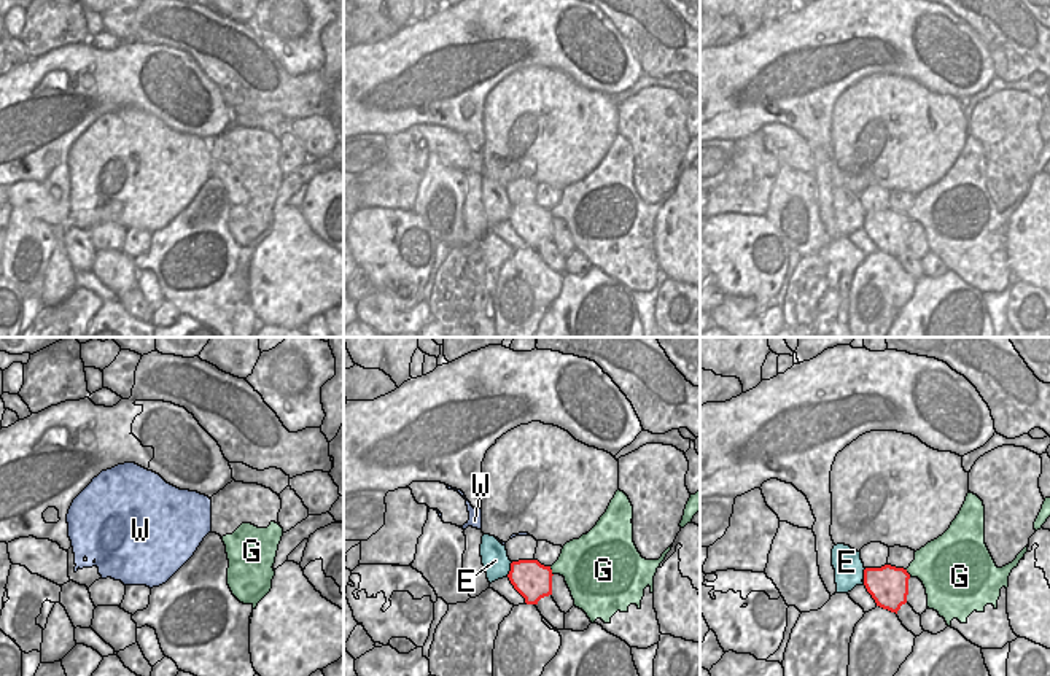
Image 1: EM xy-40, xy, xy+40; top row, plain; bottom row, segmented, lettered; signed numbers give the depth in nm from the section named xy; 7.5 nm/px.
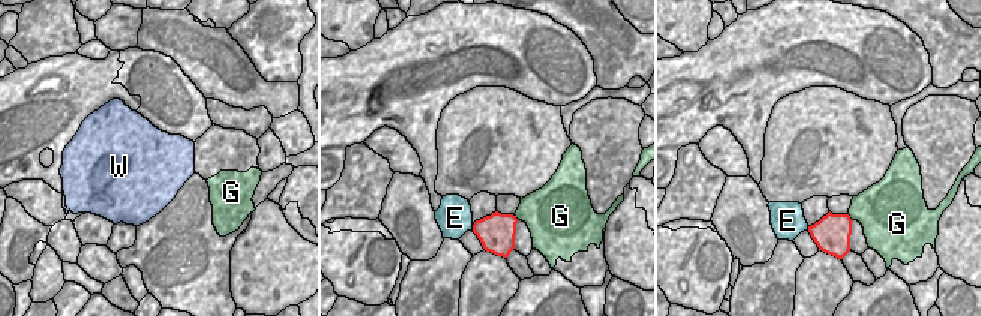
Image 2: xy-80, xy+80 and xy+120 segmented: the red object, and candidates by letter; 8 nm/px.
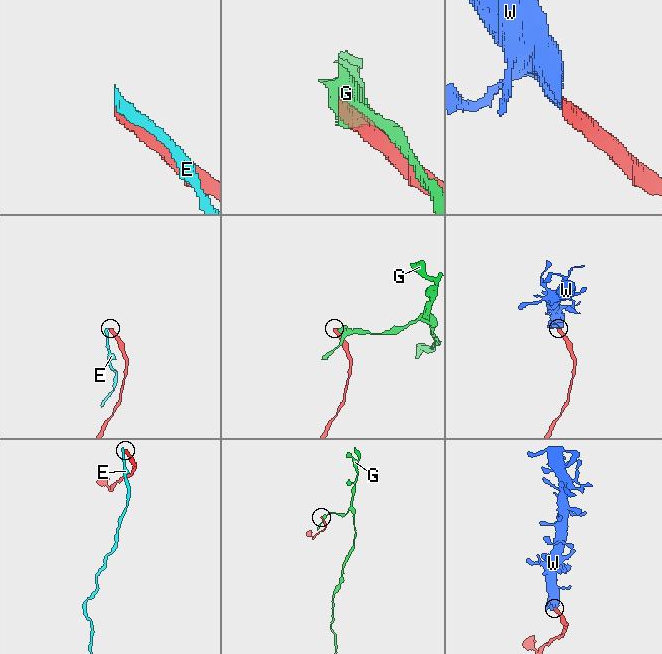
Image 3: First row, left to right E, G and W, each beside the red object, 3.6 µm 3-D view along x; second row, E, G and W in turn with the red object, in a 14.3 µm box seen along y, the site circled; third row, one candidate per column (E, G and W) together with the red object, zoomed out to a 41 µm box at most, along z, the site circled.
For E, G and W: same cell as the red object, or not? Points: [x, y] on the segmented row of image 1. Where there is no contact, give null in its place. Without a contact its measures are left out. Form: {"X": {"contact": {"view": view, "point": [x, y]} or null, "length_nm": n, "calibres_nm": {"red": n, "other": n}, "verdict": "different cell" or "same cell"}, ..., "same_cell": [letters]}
{"E": {"contact": {"view": "xy", "point": [511, 570]}, "length_nm": 130, "calibres_nm": {"red": 280, "other": 200}, "verdict": "different cell"}, "G": {"contact": {"view": "xy", "point": [551, 571]}, "length_nm": 80, "calibres_nm": {"red": 280, "other": 360}, "verdict": "different cell"}, "W": {"contact": null, "verdict": "different cell"}, "same_cell": []}

